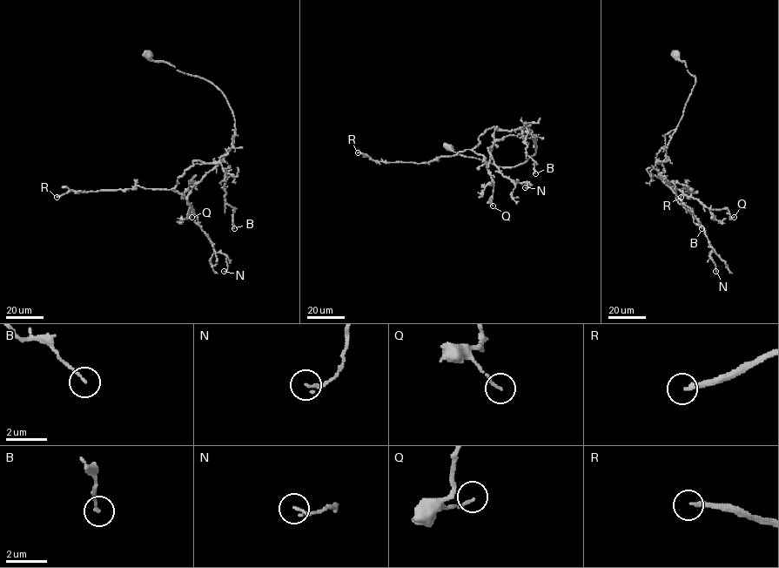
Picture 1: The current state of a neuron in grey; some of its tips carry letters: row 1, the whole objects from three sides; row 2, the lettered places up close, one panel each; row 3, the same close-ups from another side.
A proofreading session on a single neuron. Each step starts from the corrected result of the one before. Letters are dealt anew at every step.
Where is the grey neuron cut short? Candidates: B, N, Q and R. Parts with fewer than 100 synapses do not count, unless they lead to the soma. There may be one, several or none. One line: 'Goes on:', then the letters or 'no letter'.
Goes on: R

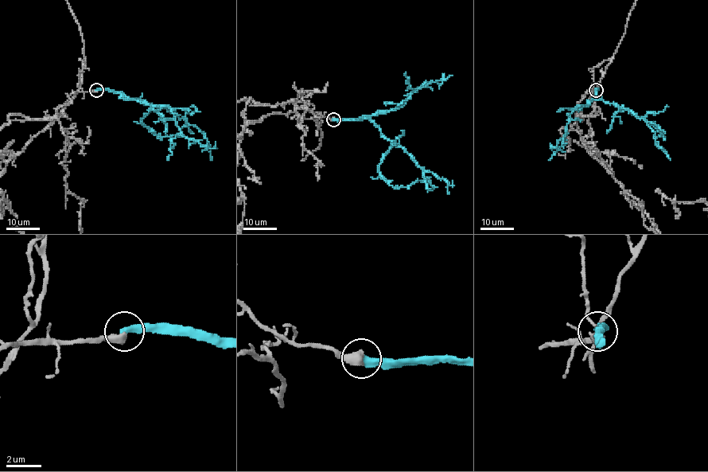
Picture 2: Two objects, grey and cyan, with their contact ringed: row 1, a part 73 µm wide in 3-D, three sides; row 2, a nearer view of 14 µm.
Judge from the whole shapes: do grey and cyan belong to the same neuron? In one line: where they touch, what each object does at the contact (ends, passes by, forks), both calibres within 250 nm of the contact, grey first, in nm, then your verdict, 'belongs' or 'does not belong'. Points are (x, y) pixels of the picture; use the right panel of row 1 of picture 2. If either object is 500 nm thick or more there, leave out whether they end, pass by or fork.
(596, 90) | 550/460 nm | does not belong

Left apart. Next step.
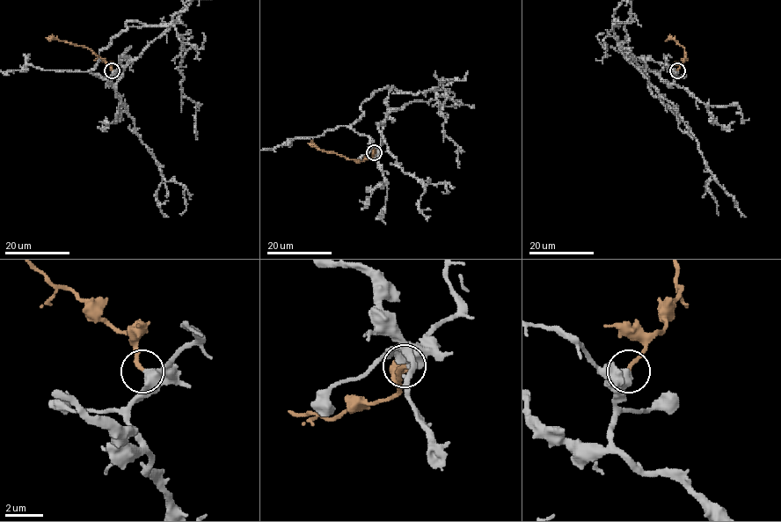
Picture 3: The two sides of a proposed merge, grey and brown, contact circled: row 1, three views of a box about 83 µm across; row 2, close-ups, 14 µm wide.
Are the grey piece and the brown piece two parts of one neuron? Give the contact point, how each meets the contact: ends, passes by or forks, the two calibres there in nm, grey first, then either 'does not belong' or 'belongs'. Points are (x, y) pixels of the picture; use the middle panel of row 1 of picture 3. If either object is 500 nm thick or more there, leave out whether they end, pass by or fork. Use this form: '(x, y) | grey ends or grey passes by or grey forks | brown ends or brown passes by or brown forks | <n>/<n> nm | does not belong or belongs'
(374, 152) | 650/200 nm | belongs

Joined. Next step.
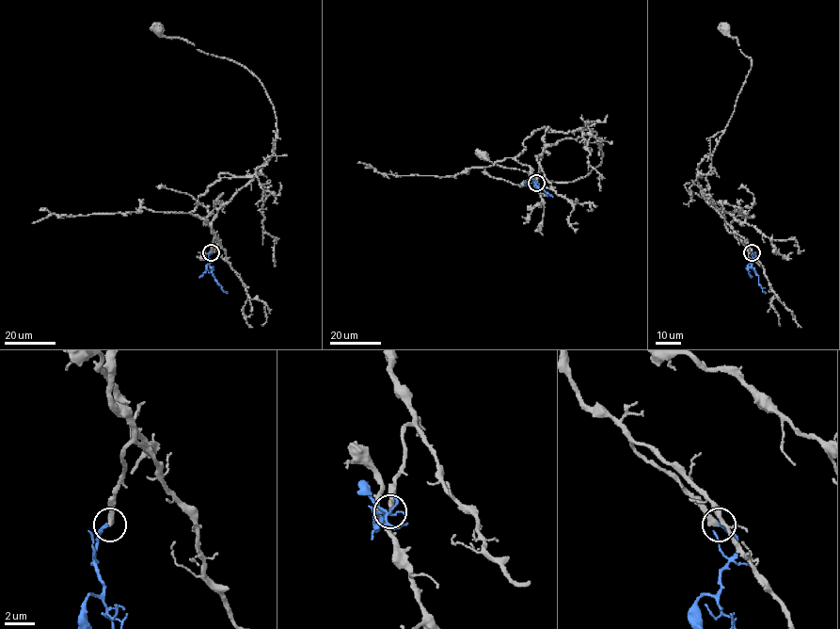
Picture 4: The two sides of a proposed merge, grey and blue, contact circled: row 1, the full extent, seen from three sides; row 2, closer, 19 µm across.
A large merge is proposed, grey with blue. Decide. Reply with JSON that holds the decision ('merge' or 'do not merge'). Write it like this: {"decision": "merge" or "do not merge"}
{"decision": "merge"}

